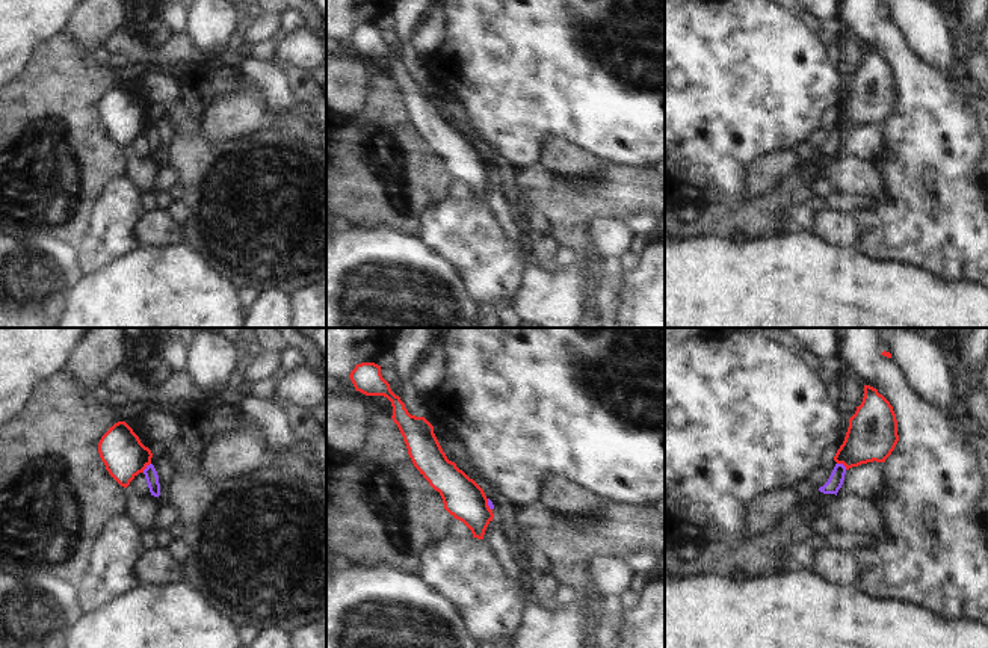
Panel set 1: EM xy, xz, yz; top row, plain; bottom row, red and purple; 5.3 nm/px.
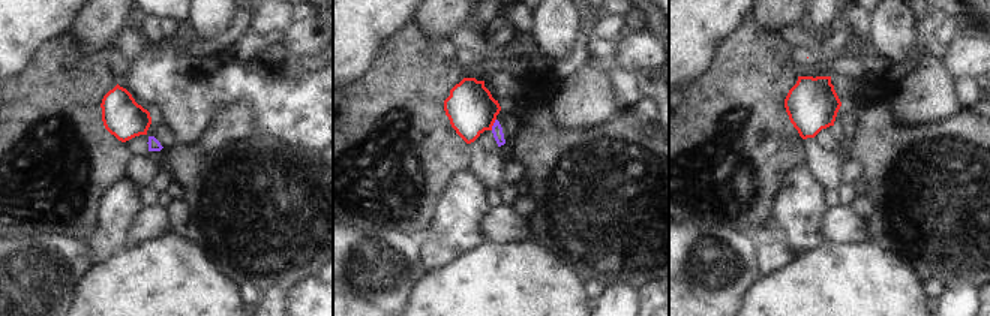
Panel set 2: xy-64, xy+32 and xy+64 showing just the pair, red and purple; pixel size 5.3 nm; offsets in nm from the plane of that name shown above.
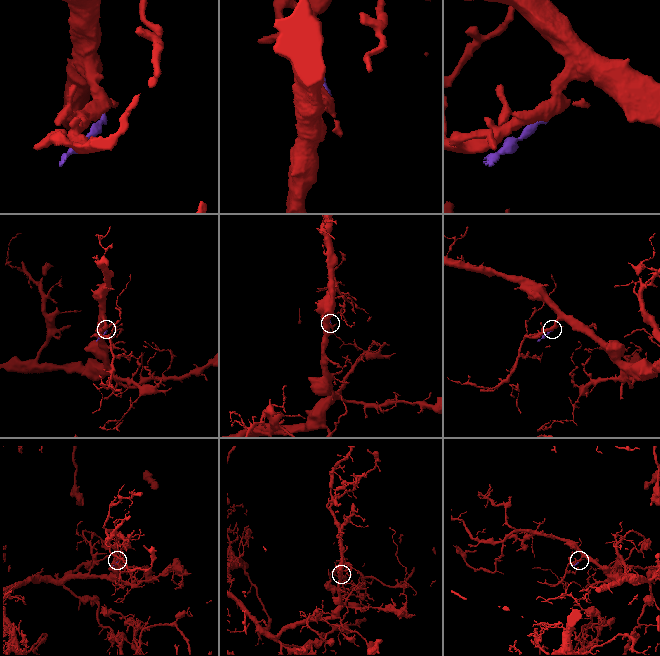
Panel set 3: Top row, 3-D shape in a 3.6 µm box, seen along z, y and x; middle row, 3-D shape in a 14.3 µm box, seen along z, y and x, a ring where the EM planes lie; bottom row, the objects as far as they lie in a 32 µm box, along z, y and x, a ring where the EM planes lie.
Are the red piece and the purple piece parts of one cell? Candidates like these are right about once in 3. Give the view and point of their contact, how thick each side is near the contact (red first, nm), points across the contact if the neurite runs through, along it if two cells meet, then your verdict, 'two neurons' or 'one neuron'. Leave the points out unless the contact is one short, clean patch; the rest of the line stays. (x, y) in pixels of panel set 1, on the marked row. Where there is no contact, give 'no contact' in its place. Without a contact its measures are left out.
contact xy (145, 467); calibres 220 and 70 nm; border xy (150, 462), (142, 472); two neurons

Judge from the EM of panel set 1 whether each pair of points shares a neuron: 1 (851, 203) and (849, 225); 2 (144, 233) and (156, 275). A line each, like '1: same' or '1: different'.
1: different
2: different

